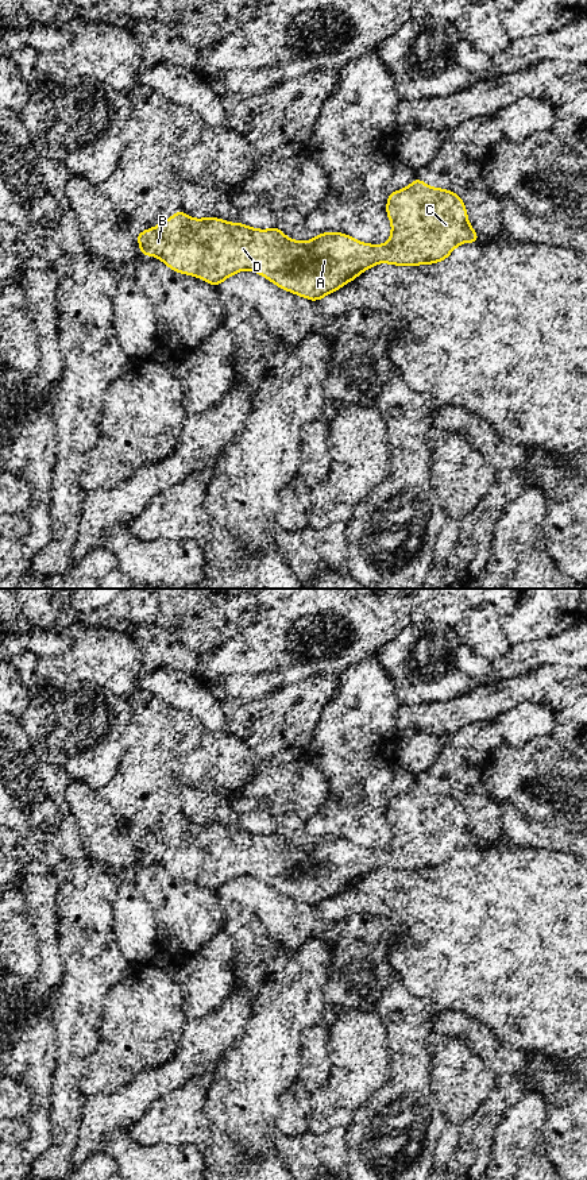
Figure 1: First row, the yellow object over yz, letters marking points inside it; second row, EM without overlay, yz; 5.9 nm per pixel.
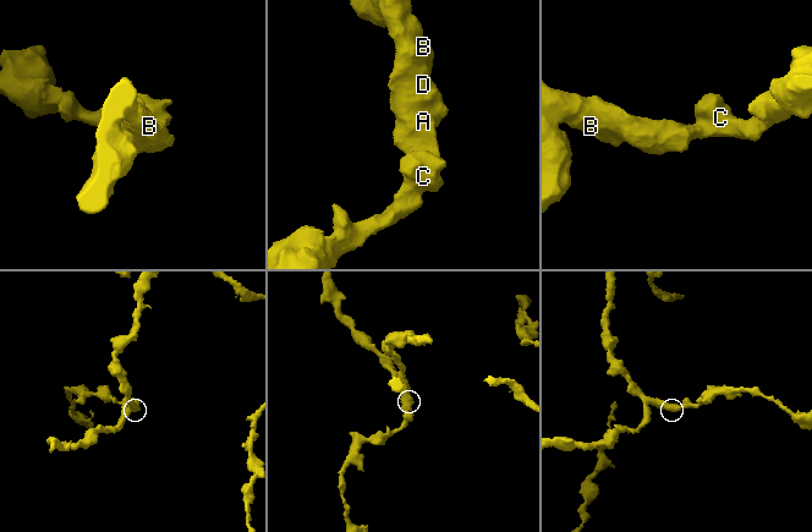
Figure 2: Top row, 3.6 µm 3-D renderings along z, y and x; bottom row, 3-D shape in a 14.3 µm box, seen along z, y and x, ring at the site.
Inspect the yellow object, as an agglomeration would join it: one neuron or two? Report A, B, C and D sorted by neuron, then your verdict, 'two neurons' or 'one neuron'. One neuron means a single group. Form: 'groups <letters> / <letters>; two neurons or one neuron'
groups A B C D; one neuron

